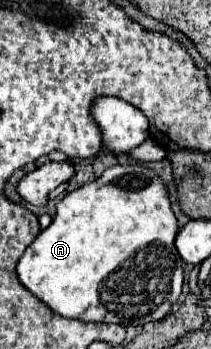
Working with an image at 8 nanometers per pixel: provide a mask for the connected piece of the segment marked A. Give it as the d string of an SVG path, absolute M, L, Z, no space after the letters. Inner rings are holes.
M114 165L108 167L100 179L82 185L80 189L68 193L58 205L56 205L56 215L52 219L52 223L38 233L38 237L28 245L26 253L20 257L18 267L16 267L16 275L18 281L32 293L36 295L42 303L46 303L54 313L68 317L68 319L78 319L78 321L92 321L92 323L116 323L116 325L124 325L124 327L138 327L138 325L146 325L146 323L158 323L162 319L166 319L166 315L170 313L172 305L178 301L180 293L182 293L182 281L184 281L184 261L178 255L176 247L174 247L174 239L178 233L178 223L174 217L174 211L170 209L170 201L168 201L168 193L166 187L162 183L162 179L158 175L150 177L148 181L144 179L144 169L138 165Z

